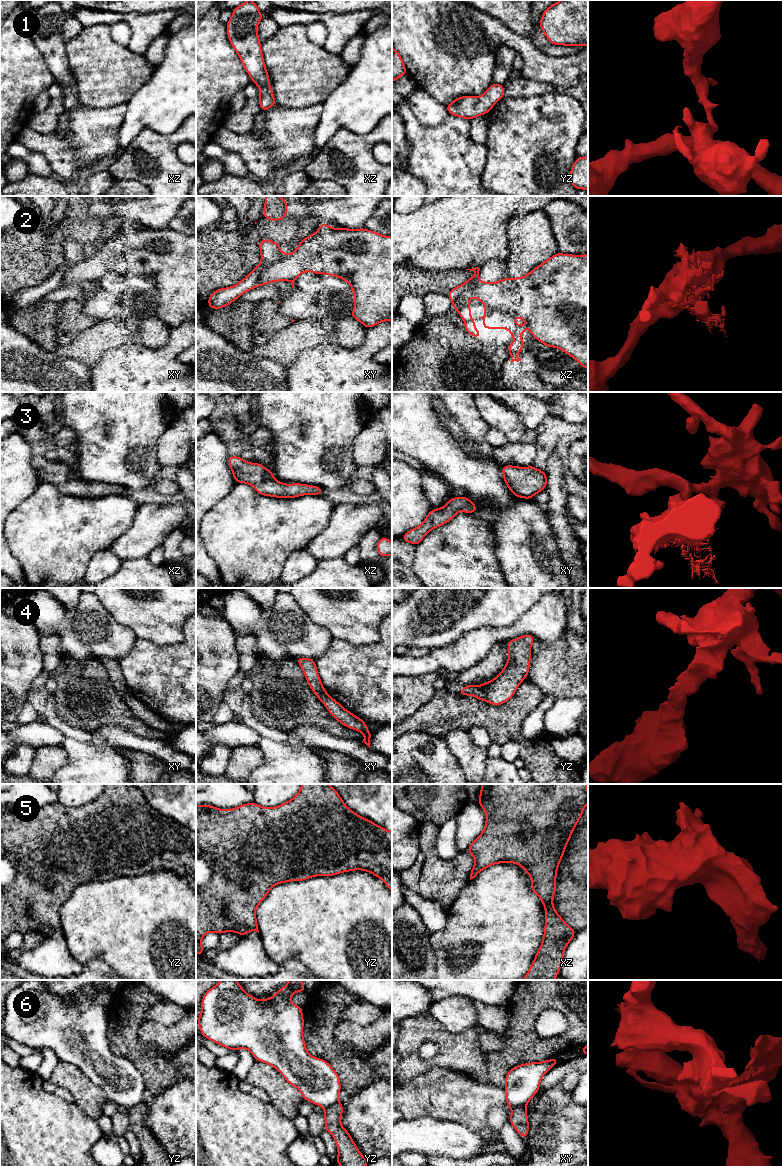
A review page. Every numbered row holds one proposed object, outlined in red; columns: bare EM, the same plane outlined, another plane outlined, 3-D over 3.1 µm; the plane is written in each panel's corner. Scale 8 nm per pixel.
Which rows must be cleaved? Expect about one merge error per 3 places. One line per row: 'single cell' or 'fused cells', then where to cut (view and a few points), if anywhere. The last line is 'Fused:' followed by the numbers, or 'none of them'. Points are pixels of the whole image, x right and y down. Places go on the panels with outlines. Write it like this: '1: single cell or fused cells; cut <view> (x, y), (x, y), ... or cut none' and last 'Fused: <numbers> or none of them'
1: single cell; cut none
2: single cell; cut none
3: single cell; cut none
4: fused cells; cut yz (480, 686), (485, 692), (486, 700)
5: single cell; cut none
6: fused cells; cut yz (339, 1102), (325, 1109)
Fused: 4, 6

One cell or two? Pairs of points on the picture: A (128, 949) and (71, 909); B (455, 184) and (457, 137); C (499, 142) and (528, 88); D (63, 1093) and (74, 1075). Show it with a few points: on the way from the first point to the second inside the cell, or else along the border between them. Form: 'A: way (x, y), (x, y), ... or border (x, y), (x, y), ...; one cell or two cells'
A: way (114, 937), (97, 920), (85, 916); one cell
B: way (455, 172), (455, 149); one cell
C: border (547, 93), (531, 96), (505, 96); two cells
D: border (48, 1080), (65, 1087), (72, 1095), (74, 1102); two cells

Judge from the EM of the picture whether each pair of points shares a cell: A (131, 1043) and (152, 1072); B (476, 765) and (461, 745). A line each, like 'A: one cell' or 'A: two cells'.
A: one cell
B: one cell

